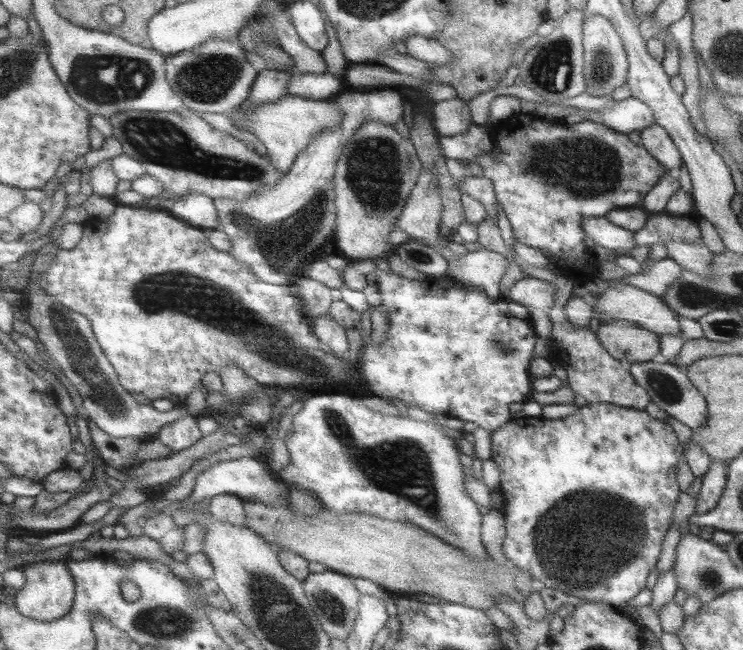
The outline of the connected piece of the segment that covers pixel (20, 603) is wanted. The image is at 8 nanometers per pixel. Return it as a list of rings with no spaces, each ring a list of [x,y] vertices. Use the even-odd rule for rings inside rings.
[[[51,560],[28,563],[22,566],[27,575],[27,583],[18,592],[17,608],[27,617],[39,621],[53,621],[69,614],[76,599],[76,578],[65,562]]]

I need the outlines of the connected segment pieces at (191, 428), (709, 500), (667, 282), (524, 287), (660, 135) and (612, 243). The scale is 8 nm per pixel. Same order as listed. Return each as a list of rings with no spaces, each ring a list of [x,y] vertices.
[[[187,415],[164,426],[157,439],[171,448],[173,453],[177,453],[185,448],[191,448],[203,438],[203,432],[199,430],[197,424],[197,415]]]
[[[713,460],[707,472],[701,476],[700,492],[696,495],[693,514],[705,514],[716,506],[725,486],[727,462]]]
[[[668,257],[652,262],[646,274],[628,275],[620,282],[659,297],[666,293],[667,288],[678,278],[679,274],[680,267]]]
[[[528,277],[519,280],[515,287],[508,293],[507,299],[519,303],[530,309],[539,309],[547,312],[553,305],[554,289],[549,282]]]
[[[653,124],[640,131],[641,144],[645,150],[665,166],[668,173],[675,174],[681,166],[682,158],[671,137],[661,126]]]
[[[604,217],[581,218],[582,230],[595,245],[623,253],[634,248],[634,232],[613,225]]]

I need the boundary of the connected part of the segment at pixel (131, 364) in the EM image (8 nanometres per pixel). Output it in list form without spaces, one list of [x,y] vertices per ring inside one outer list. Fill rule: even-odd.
[[[119,204],[116,212],[103,220],[97,217],[89,217],[85,222],[84,238],[73,250],[62,249],[50,265],[50,268],[40,278],[40,286],[55,300],[59,308],[79,312],[93,323],[94,332],[100,342],[102,350],[109,358],[111,365],[116,369],[121,384],[129,392],[138,392],[148,399],[169,398],[175,406],[183,406],[191,390],[199,386],[207,372],[214,371],[220,377],[223,368],[227,366],[239,366],[247,375],[255,378],[265,386],[276,386],[280,392],[291,387],[315,386],[315,384],[333,384],[333,382],[345,382],[351,388],[353,384],[364,390],[365,376],[356,362],[349,362],[347,357],[335,355],[323,340],[317,336],[314,330],[314,322],[305,314],[305,303],[295,292],[292,285],[270,284],[261,280],[245,264],[238,262],[227,252],[219,251],[209,243],[207,234],[199,227],[191,226],[183,220],[179,220],[169,210],[141,210],[130,205]]]

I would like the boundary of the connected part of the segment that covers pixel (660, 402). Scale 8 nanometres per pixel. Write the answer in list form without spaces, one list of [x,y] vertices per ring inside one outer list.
[[[657,358],[648,362],[631,363],[628,370],[633,380],[646,390],[650,401],[666,412],[669,417],[679,420],[681,424],[688,426],[691,431],[699,429],[701,425],[707,423],[705,399],[688,379],[684,368],[678,368],[668,362],[661,362]]]

